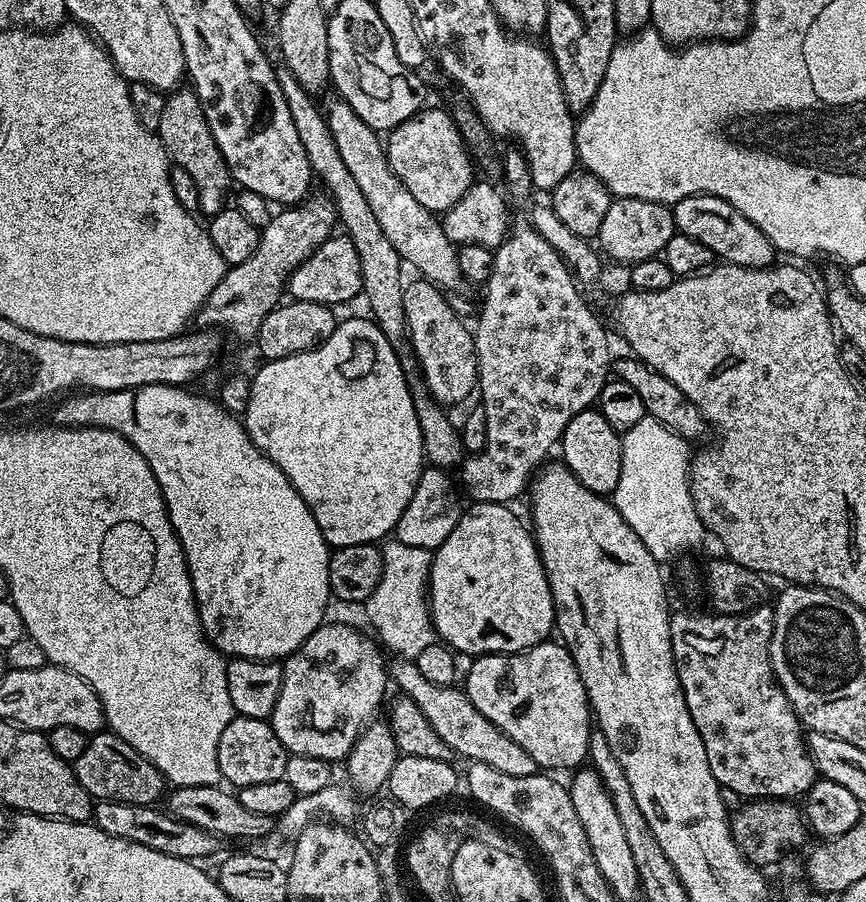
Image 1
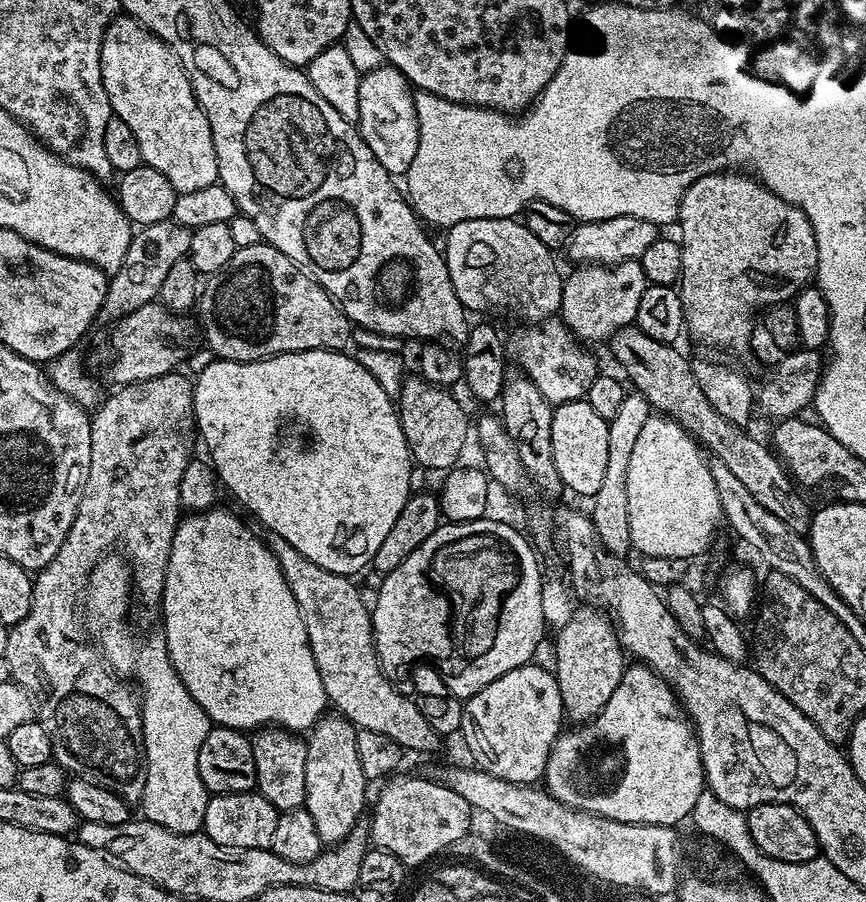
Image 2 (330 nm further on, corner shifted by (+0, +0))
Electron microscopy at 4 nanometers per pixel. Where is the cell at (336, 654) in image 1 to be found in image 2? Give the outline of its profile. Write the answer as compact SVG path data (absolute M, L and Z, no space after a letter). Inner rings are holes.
M325 714L307 733L306 743L306 798L304 807L308 809L310 818L314 818L314 827L318 829L321 845L339 844L350 834L355 824L361 823L364 812L364 799L368 796L370 781L362 774L362 766L358 762L357 727L346 717L339 714Z

